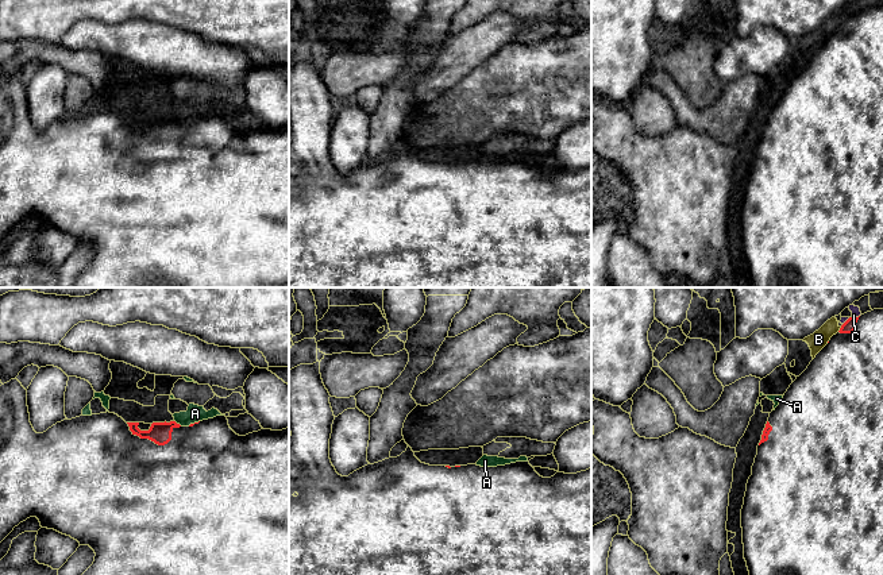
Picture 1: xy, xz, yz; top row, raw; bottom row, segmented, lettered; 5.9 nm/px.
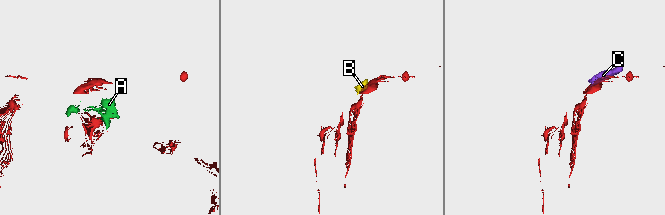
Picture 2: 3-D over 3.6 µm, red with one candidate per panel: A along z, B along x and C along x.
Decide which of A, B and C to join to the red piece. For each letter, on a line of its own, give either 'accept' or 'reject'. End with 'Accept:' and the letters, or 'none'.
A: reject
B: reject
C: reject
Accept: none

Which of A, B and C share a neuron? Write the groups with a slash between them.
A B C

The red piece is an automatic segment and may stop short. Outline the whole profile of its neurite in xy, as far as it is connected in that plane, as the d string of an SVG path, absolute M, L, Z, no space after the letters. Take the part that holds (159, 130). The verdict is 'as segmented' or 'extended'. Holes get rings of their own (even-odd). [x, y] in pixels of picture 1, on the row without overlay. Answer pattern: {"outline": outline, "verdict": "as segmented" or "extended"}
{"outline": "M15 76L0 84L0 240L30 215L36 215L42 225L54 227L77 238L80 243L89 243L96 254L93 262L78 275L76 288L289 288L289 126L282 128L261 127L246 134L236 132L228 123L225 113L203 117L189 124L176 119L153 120L149 128L140 128L139 120L126 120L115 111L100 111L63 117L43 131L36 131L30 120L27 88Z", "verdict": "extended"}

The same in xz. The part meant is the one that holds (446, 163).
{"outline": "M319 58L313 62L300 62L289 69L289 121L292 130L289 138L289 288L591 288L591 166L577 171L558 169L551 175L543 175L529 159L516 159L497 165L481 165L477 162L455 165L429 163L421 161L408 143L406 148L397 155L389 155L374 162L369 161L348 174L342 174L336 170L329 157L329 136L335 117L329 94L321 77Z", "verdict": "extended"}

